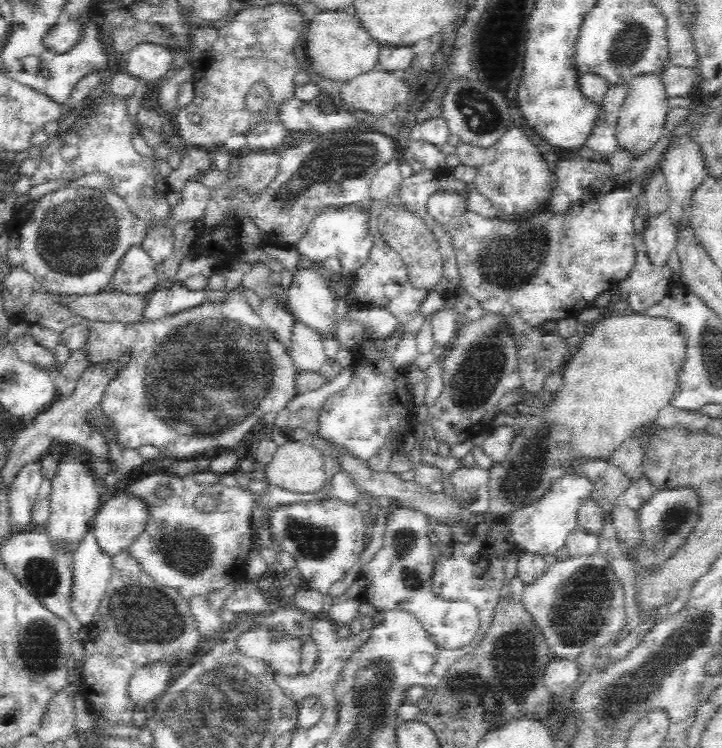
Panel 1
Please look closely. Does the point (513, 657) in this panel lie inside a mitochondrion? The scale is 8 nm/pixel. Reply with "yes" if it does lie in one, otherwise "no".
yes

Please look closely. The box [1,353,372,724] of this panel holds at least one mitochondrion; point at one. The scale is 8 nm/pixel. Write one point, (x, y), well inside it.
(142, 614)

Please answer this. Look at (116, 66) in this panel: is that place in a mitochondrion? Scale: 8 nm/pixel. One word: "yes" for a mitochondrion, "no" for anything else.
no

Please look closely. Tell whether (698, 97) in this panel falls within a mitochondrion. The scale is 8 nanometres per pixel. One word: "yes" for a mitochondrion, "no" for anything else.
no

